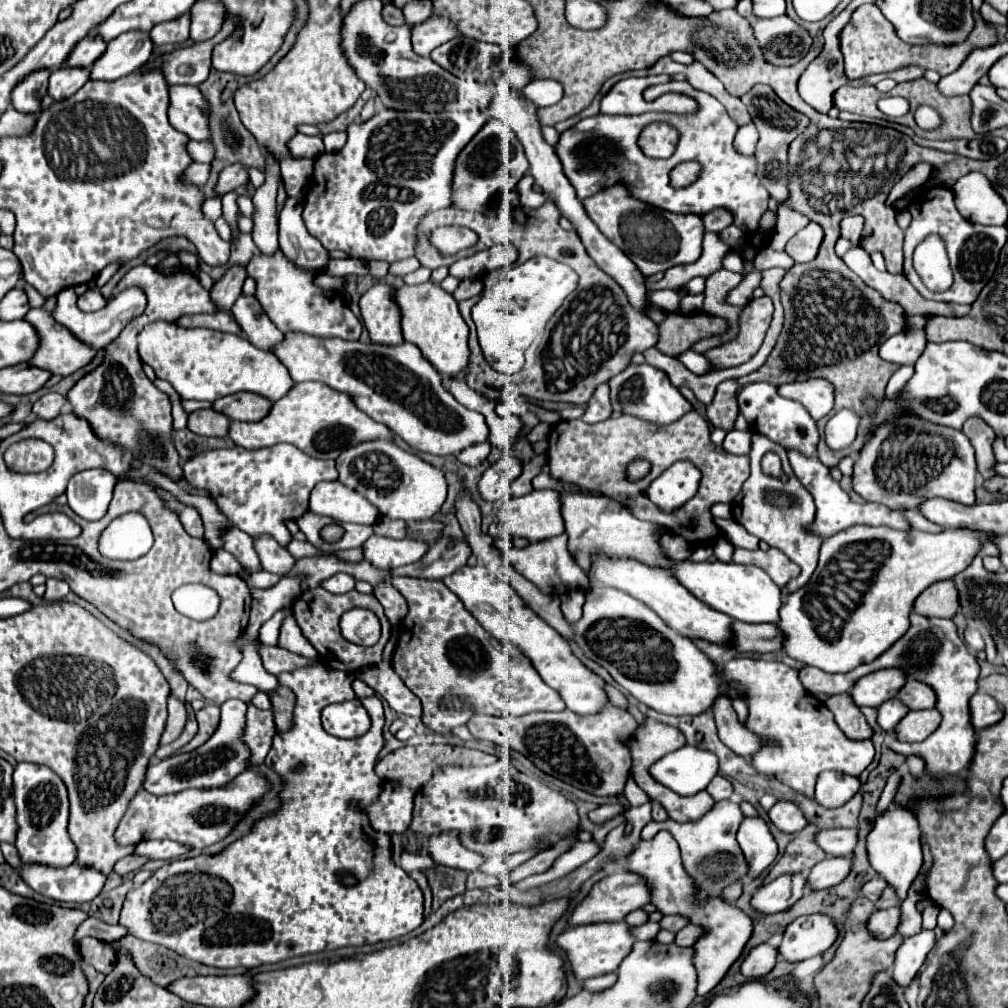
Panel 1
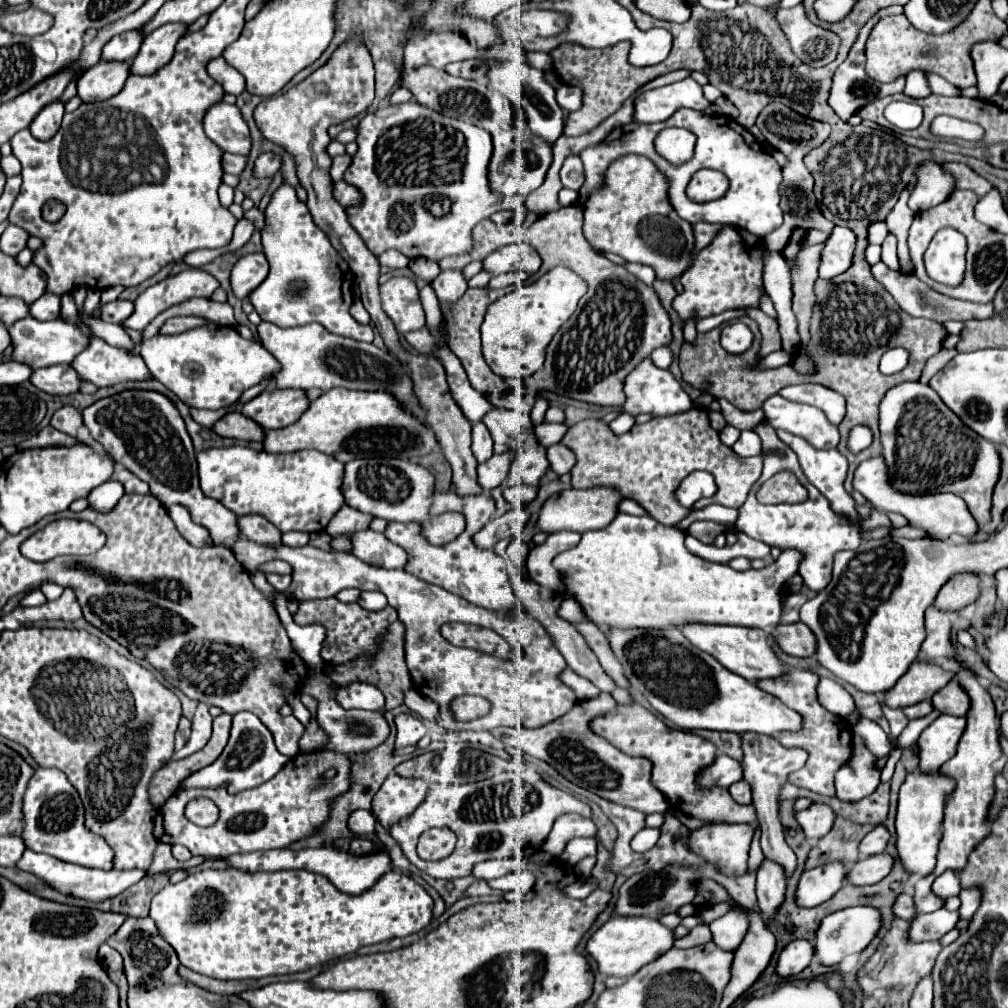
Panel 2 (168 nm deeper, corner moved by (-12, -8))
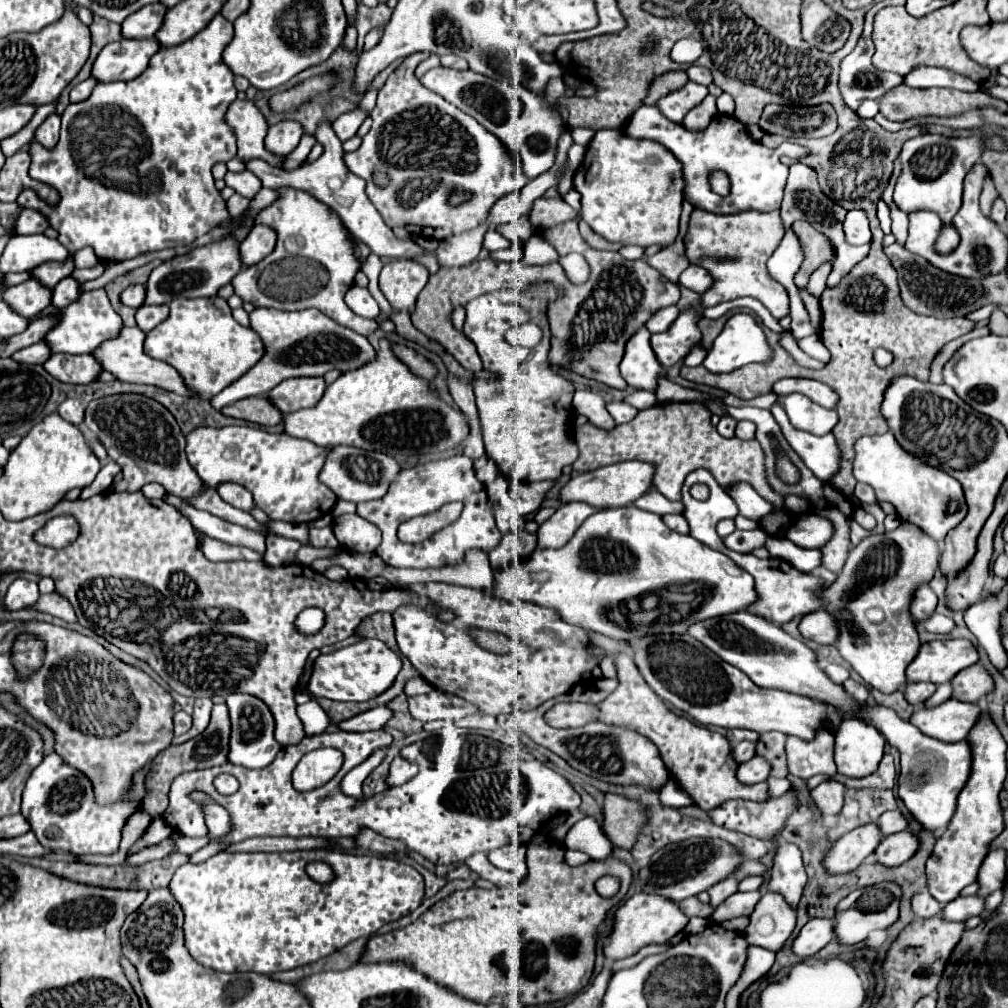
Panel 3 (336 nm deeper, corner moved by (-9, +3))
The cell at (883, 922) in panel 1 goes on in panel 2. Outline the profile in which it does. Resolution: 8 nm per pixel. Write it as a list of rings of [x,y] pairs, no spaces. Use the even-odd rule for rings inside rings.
[[[944,908],[930,914],[918,914],[914,920],[910,920],[908,938],[912,942],[940,940],[946,932],[950,932],[956,926],[956,922],[958,922],[958,912],[948,912]]]

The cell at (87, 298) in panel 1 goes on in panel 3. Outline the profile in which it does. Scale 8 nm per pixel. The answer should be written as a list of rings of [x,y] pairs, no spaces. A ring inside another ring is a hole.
[[[129,285],[123,293],[121,293],[121,301],[123,305],[129,305],[129,307],[141,307],[143,301],[145,301],[145,285]]]

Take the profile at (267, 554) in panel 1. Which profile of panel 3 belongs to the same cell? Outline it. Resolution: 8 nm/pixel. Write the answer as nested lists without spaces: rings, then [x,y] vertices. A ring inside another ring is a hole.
[[[221,483],[217,487],[217,493],[219,493],[219,497],[223,501],[227,501],[233,507],[239,507],[239,509],[245,509],[245,511],[255,507],[249,491],[243,485],[239,485],[239,483]]]

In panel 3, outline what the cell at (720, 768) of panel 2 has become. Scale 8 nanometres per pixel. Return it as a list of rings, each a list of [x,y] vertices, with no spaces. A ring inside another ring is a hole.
[[[741,741],[741,743],[733,749],[733,757],[737,759],[737,763],[749,761],[751,757],[755,757],[755,743],[753,743],[753,741]]]

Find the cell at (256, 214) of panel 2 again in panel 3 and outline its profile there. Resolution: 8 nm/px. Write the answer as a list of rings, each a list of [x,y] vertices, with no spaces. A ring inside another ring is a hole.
[[[235,193],[226,201],[226,204],[231,216],[237,217],[246,210],[249,205],[249,199]]]

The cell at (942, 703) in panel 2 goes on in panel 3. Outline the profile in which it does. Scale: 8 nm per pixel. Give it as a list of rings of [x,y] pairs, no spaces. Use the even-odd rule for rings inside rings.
[[[975,663],[973,667],[959,671],[953,677],[951,685],[953,685],[953,697],[961,701],[977,703],[983,695],[993,691],[993,677],[981,663]]]

